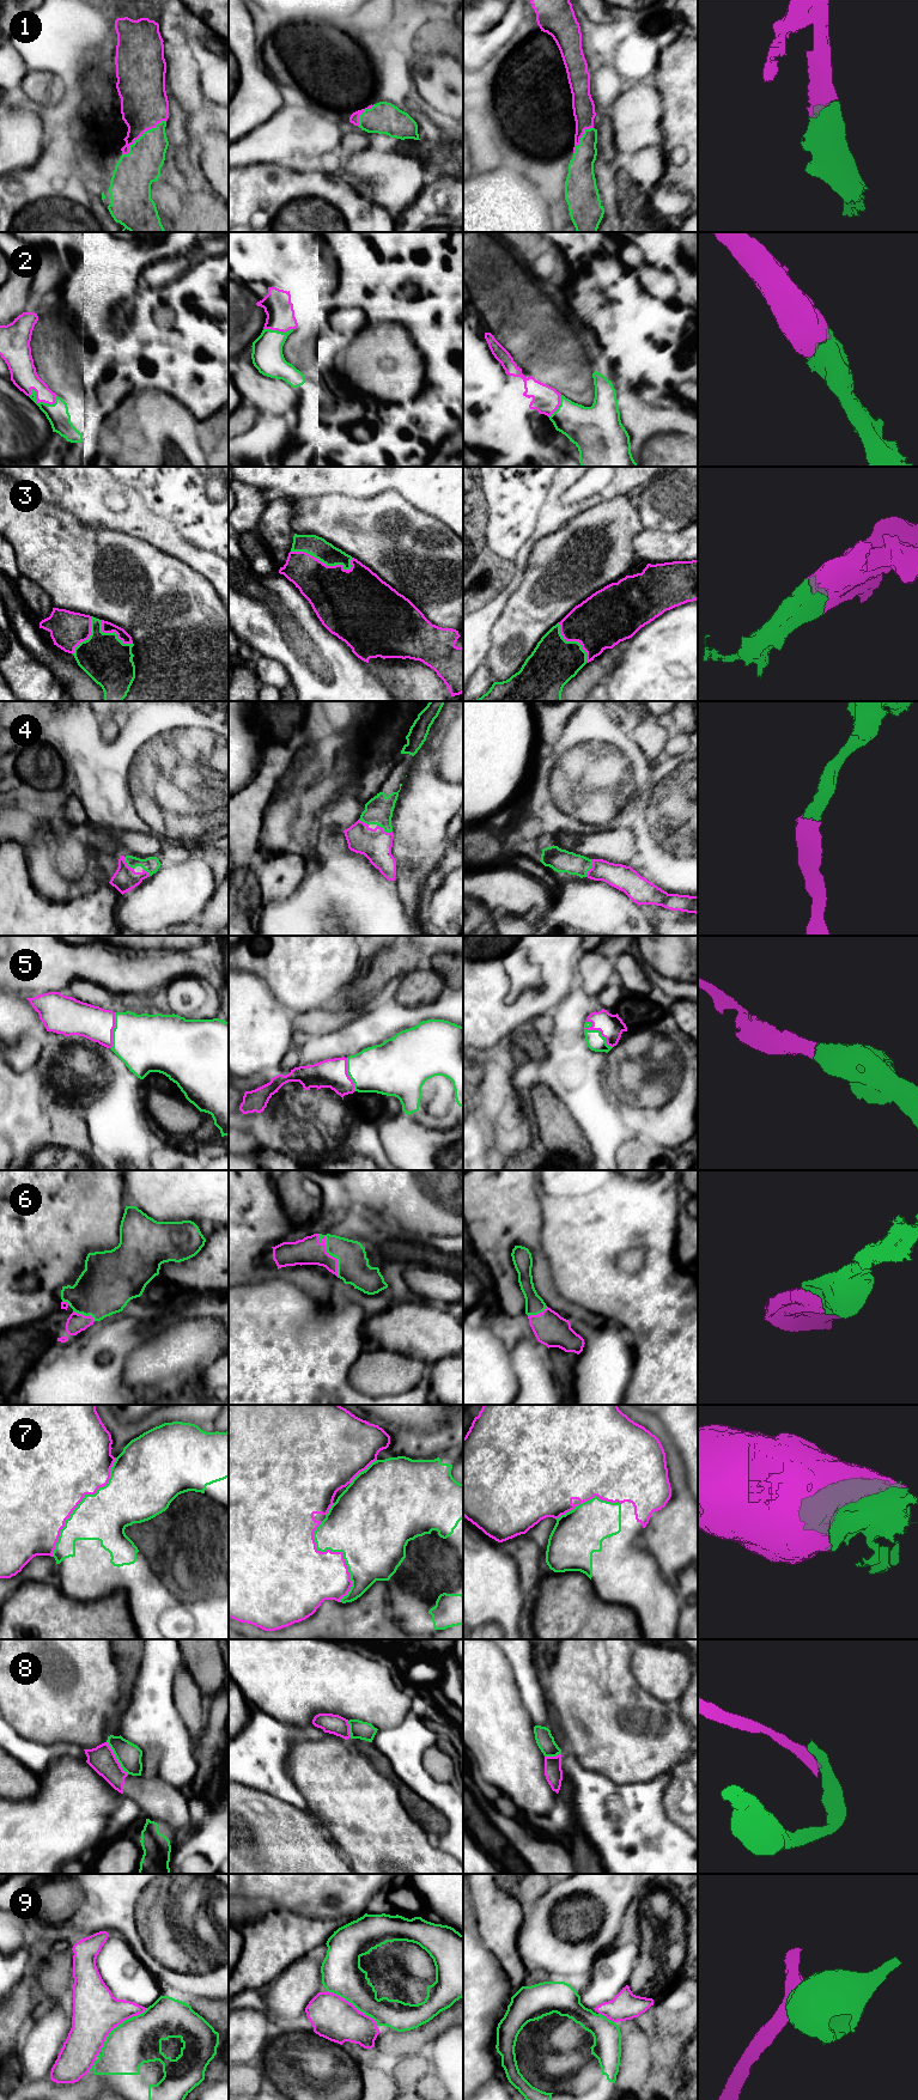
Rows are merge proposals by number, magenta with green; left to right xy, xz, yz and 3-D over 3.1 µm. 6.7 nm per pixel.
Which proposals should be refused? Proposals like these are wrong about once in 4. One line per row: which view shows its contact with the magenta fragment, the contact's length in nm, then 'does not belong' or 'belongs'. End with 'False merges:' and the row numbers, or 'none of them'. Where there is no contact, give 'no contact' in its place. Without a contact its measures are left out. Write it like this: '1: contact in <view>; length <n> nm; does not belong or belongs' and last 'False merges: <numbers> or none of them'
1: contact in xy; length 380 nm; belongs
2: contact in xy; length 200 nm; belongs
3: contact in xz; length 420 nm; belongs
4: contact in yz; length 130 nm; belongs
5: contact in yz; length 260 nm; belongs
6: contact in xz; length 320 nm; belongs
7: contact in xy; length 800 nm; belongs
8: contact in xy; length 260 nm; does not belong
9: contact in xy; length 480 nm; does not belong
False merges: 8, 9

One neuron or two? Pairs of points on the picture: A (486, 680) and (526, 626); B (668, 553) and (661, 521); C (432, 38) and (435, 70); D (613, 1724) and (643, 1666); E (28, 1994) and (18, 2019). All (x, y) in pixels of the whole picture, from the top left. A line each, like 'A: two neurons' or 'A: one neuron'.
A: two neurons
B: two neurons
C: two neurons
D: two neurons
E: one neuron

